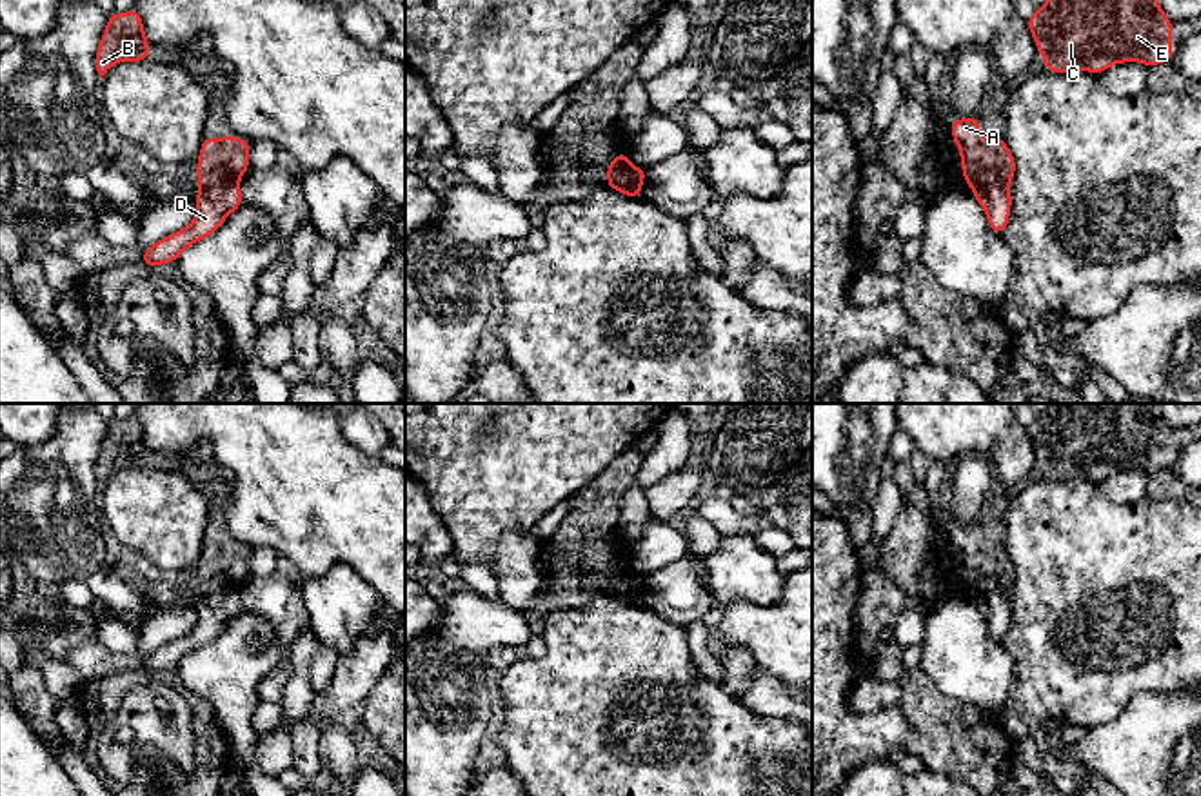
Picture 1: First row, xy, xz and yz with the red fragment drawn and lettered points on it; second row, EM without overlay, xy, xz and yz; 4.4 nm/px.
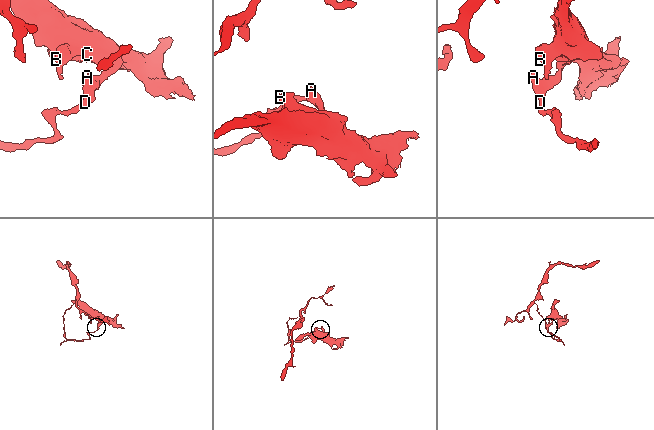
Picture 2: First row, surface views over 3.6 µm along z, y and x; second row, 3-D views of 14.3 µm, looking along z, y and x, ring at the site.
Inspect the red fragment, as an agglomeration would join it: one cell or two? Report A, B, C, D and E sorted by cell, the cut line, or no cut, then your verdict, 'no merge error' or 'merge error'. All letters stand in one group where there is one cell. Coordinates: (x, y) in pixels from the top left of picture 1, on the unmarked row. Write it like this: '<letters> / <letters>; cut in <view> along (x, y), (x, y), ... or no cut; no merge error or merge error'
A B C E / D; cut in xz along (616, 587), (620, 591), (635, 587), (640, 591); merge error

